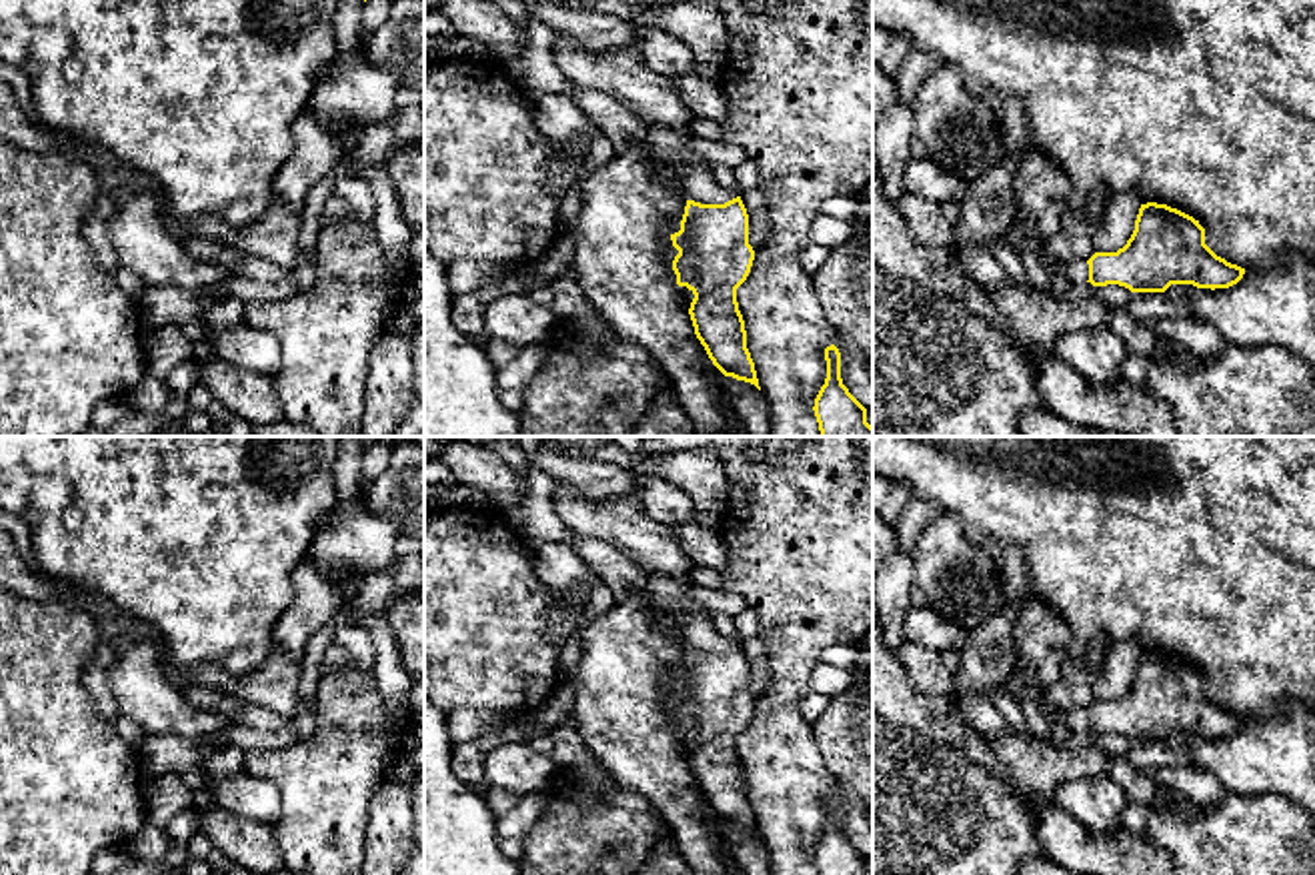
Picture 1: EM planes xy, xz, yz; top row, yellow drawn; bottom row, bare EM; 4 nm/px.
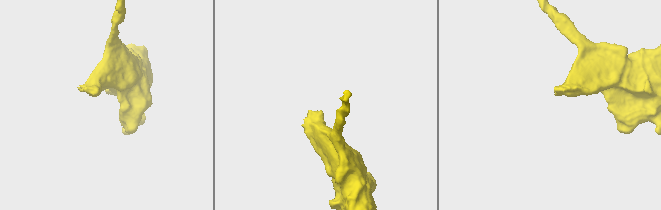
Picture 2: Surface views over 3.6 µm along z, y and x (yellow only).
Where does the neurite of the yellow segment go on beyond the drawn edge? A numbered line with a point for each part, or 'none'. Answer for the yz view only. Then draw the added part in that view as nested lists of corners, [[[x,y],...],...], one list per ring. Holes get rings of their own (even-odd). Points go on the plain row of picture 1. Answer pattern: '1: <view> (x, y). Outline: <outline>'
1: yz (1077, 719). Outline: [[[1039,689],[1035,693],[1035,699],[1041,703],[1043,711],[1049,719],[1059,717],[1071,731],[1087,731],[1089,729],[1087,709],[1081,709],[1081,707],[1071,707],[1067,711],[1053,709],[1047,703],[1045,689]]]

